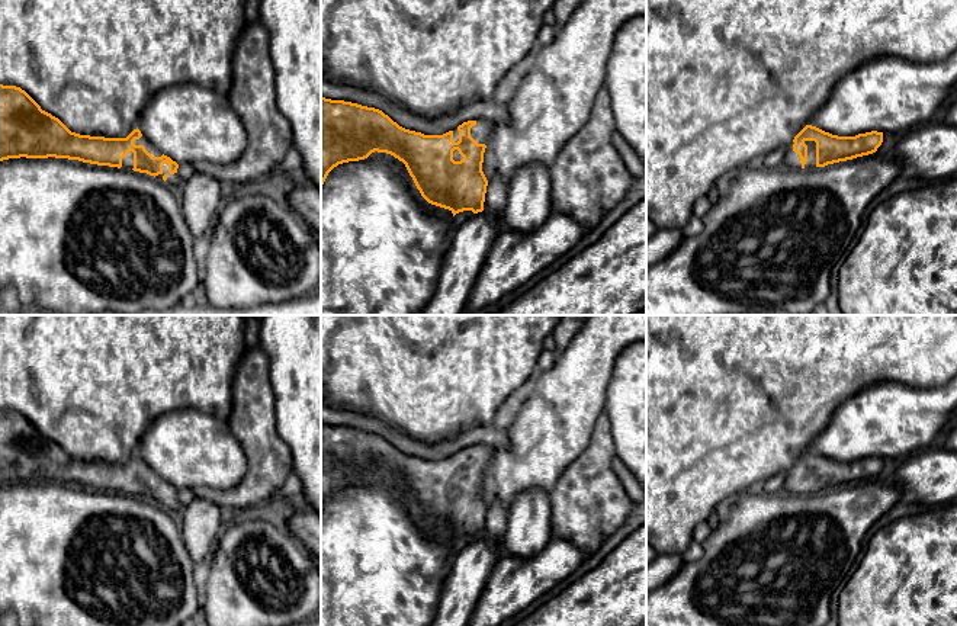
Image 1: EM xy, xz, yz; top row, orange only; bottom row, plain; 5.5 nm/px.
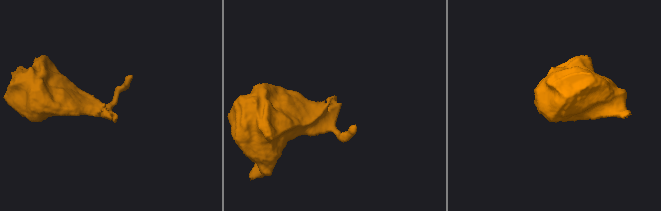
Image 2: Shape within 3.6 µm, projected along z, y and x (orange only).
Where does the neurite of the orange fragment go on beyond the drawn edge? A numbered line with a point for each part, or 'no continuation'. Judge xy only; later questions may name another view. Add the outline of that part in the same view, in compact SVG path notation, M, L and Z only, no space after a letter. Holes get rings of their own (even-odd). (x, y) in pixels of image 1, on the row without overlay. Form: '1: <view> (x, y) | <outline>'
1: xy (174, 506) | M164 488L163 489L163 498L155 501L158 505L164 507L168 513L174 514L174 516L179 516L184 505L182 504L180 498L174 498L174 500L170 500L168 498L168 489Z

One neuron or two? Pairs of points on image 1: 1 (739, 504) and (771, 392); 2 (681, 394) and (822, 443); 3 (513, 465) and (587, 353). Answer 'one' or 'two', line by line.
1: two
2: two
3: one

